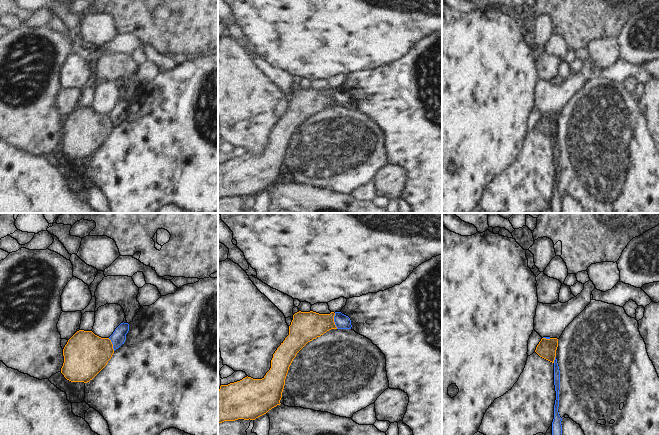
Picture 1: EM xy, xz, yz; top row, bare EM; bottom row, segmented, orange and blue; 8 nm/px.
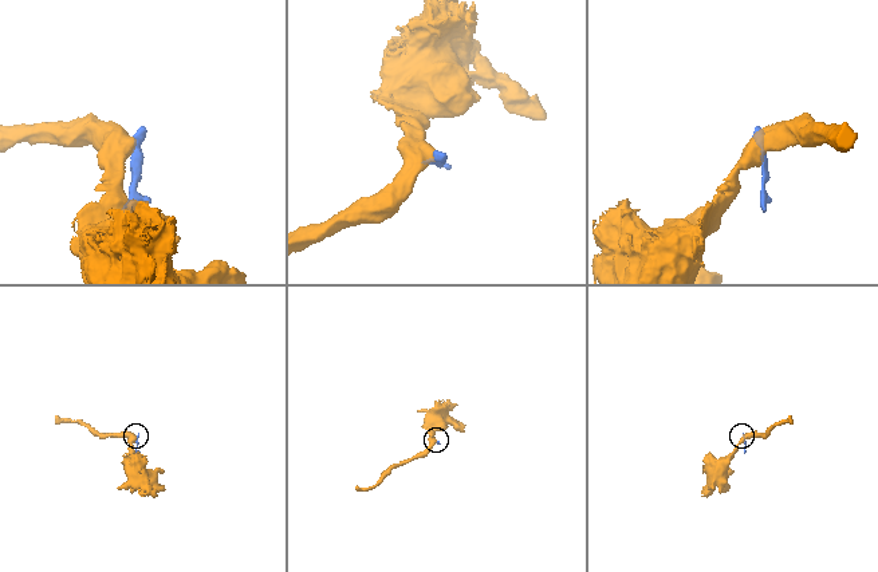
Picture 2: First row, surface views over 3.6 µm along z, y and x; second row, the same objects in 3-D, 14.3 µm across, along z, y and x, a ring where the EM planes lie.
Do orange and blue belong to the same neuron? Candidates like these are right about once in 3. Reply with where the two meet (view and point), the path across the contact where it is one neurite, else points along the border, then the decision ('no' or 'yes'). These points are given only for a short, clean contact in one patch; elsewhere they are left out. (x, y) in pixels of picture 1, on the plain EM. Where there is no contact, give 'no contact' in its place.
meets orange in xz at (333, 97); border along xz (334, 89), (334, 100), (337, 104); no

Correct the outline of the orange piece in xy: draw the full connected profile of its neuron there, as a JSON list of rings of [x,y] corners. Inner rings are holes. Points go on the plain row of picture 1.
[[[77,107],[63,125],[61,149],[71,158],[87,159],[108,139],[114,129],[109,114],[101,114],[92,107]]]

